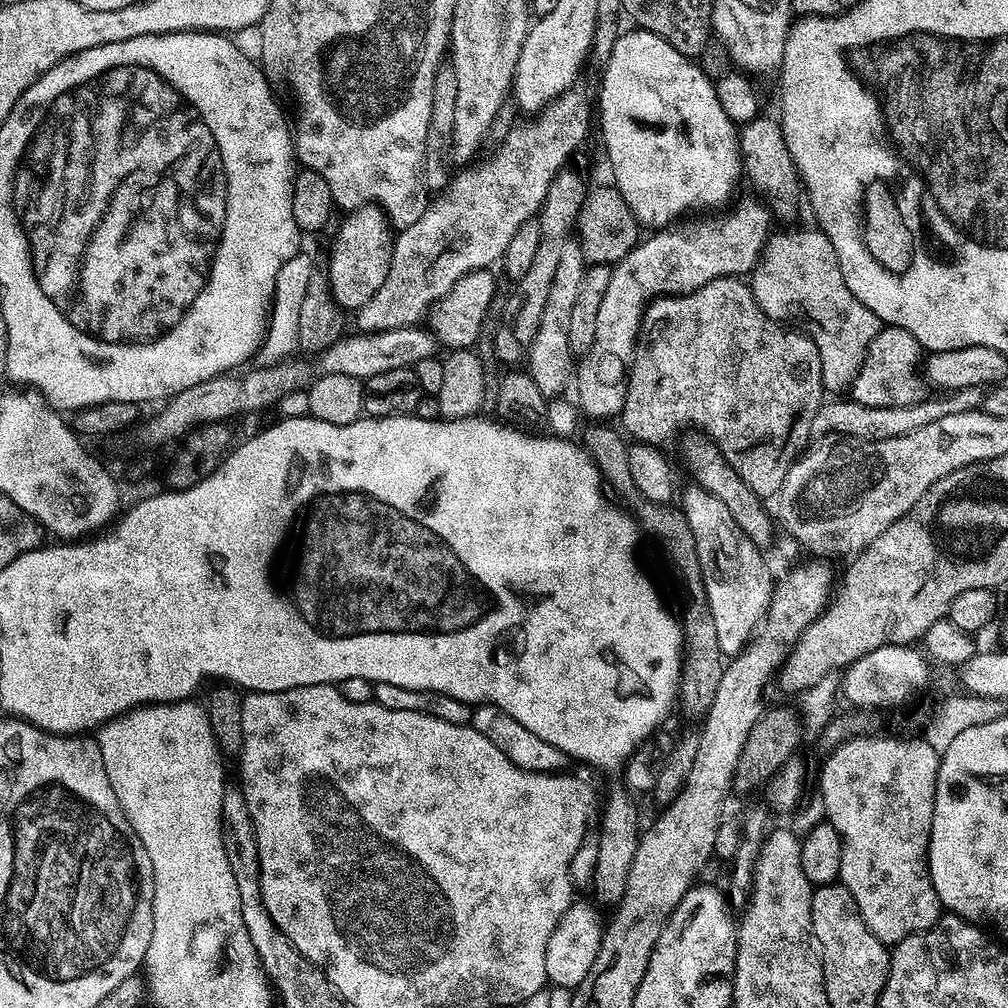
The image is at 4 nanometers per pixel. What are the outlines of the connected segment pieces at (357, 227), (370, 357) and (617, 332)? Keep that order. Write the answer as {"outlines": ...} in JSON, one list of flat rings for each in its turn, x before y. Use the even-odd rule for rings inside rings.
{"outlines":[[[365,205,353,209,340,224,340,233,332,240,332,253,328,256,326,275,332,288,332,297,341,309,359,310,378,294,390,270,394,229,388,223,383,209]],[[424,326,355,335,345,335,343,340,338,341,330,351,324,353,322,363,325,364,323,367,327,371,350,374,363,382,374,374,386,374,386,370,410,368,422,362,424,358,437,355,438,341]],[[622,259,619,263,613,265,610,283,606,286,605,297,602,298,601,309,597,315,597,333,594,334,594,345,590,348,577,365,576,375,574,378,574,388,578,390,578,398,576,397,579,409,590,418,609,419,617,415,624,407,623,391,619,389,627,379,627,371,633,360,633,350,636,348,636,338,640,331,640,322,645,308,648,303,659,295,684,295,692,293,690,288,644,288,644,284,640,284,640,264,628,264,626,259]]]}

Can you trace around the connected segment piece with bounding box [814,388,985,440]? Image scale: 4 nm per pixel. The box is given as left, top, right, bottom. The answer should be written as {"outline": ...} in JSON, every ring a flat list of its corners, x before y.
{"outline":[[963,388,957,392,933,396,936,396,933,400,921,398,915,404,899,404,889,408,862,406,851,398,832,398,820,405,814,421,814,428,817,428,815,431,820,434,839,434,863,440,898,438,902,434,922,430,922,426,930,426,930,422,938,422,938,418,946,418,946,414,977,411,984,401,985,393,978,388]]}

